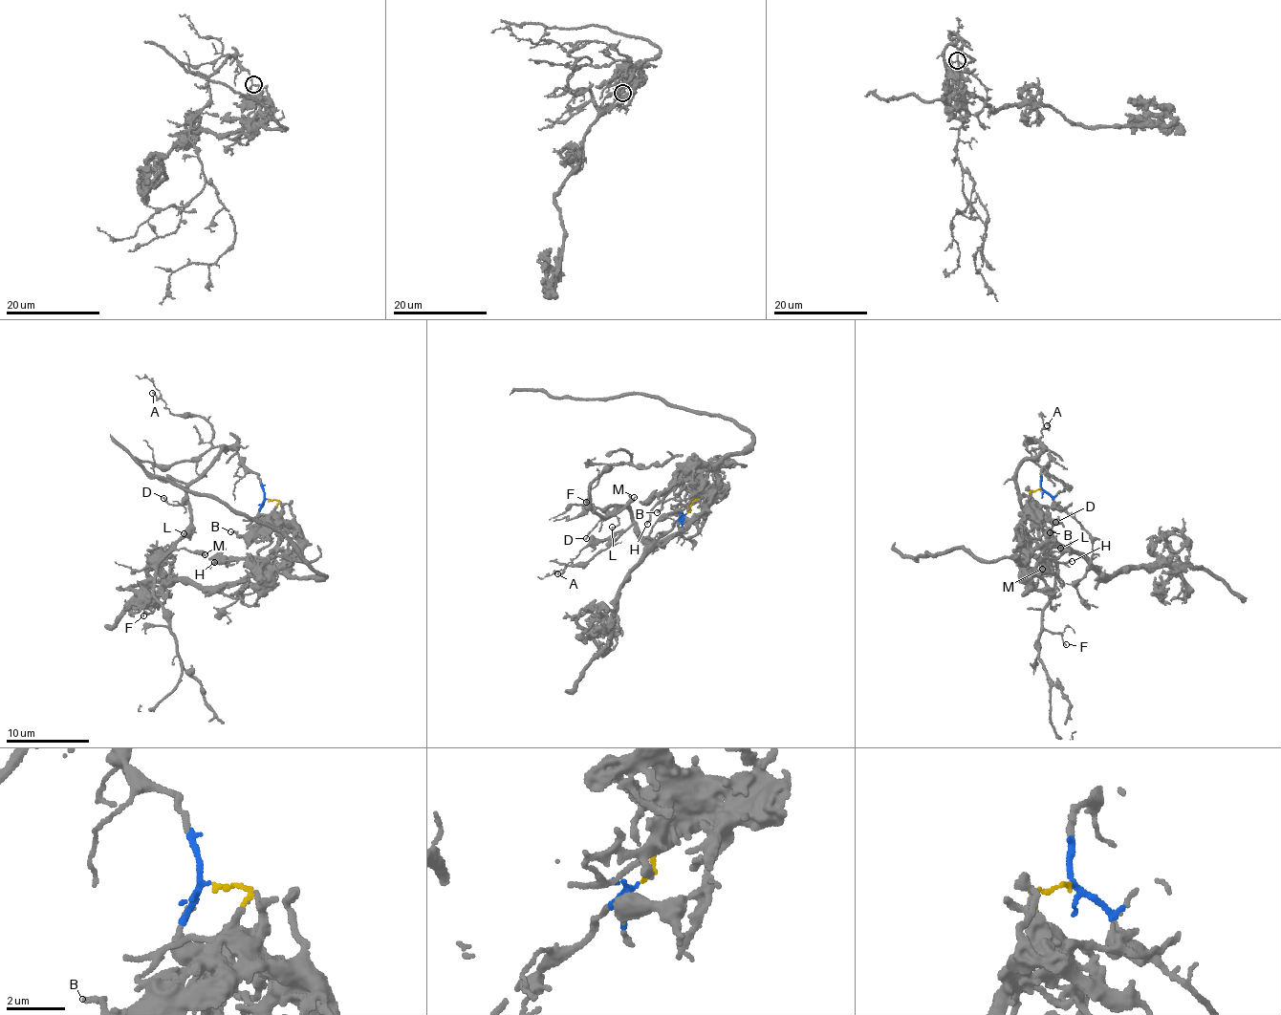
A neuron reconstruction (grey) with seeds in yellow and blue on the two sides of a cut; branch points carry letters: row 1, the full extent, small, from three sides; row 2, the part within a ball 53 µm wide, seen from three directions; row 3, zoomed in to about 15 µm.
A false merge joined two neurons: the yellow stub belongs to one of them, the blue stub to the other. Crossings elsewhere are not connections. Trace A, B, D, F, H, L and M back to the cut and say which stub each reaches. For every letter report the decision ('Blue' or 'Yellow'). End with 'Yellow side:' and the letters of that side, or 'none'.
A: Blue
B: Yellow
D: Blue
F: Blue
H: Yellow
L: Blue
M: Blue
Yellow side: B, H

